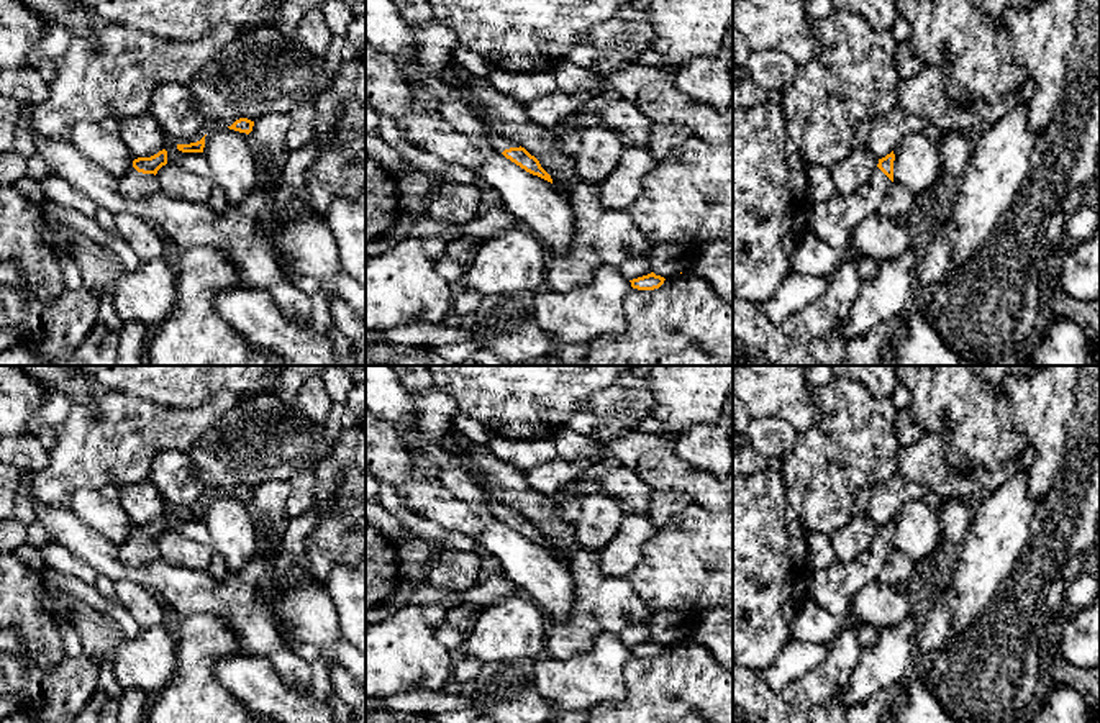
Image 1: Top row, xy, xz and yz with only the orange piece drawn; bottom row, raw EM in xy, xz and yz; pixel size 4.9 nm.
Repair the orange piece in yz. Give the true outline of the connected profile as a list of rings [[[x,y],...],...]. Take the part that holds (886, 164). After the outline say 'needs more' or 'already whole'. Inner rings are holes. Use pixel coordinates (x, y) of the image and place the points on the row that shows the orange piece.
[[[893,151],[879,159],[869,182],[849,195],[834,193],[825,202],[815,202],[810,211],[813,234],[833,248],[849,244],[854,230],[877,213],[893,184]]]; needs more

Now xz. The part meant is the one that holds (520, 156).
[[[444,67],[439,75],[449,87],[452,87],[457,92],[461,102],[466,103],[474,111],[474,115],[480,120],[484,126],[484,134],[495,151],[502,152],[507,159],[510,159],[526,172],[538,175],[552,184],[551,175],[541,167],[539,161],[534,156],[531,156],[525,148],[513,143],[511,139],[498,136],[490,128],[490,125],[482,118],[482,111],[477,102],[451,69]]]; needs more

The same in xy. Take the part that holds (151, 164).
[[[162,149],[151,157],[138,157],[133,167],[118,179],[120,193],[130,200],[143,202],[159,190],[157,171],[167,164],[167,151]]]; needs more

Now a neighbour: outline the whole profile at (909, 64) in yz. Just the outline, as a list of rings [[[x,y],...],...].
[[[911,41],[900,43],[895,66],[900,79],[910,79],[926,67],[925,61],[915,54]]]

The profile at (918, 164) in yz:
[[[913,133],[893,149],[893,182],[903,184],[915,195],[930,190],[946,174],[943,149],[928,133]]]

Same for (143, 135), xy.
[[[149,113],[118,120],[118,130],[134,159],[151,157],[164,149],[166,134]]]

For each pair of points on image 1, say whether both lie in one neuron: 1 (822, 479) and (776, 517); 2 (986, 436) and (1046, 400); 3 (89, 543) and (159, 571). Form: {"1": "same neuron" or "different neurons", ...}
{"1": "different neurons", "2": "different neurons", "3": "same neuron"}

